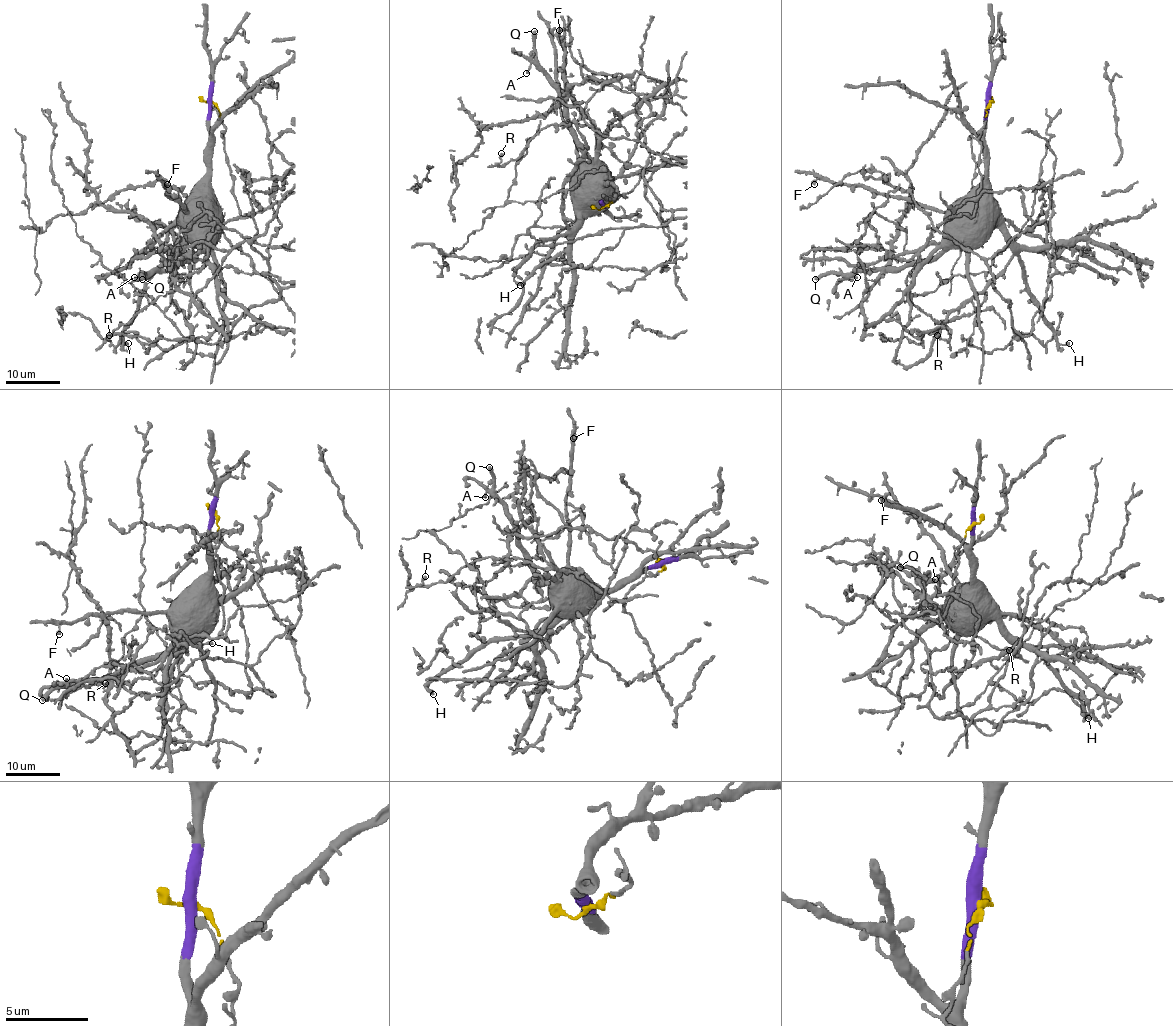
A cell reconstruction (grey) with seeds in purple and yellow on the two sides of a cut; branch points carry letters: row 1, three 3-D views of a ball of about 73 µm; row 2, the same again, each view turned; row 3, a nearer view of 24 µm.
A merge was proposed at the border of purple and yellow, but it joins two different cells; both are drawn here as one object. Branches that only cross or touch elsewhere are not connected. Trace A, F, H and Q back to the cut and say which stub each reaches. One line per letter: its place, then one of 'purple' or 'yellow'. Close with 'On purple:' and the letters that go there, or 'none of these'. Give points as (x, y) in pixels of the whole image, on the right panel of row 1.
A: at (857, 277); purple
F: at (814, 184); purple
H: at (1069, 343); purple
Q: at (815, 279); purple
On purple: A, F, H, Q

